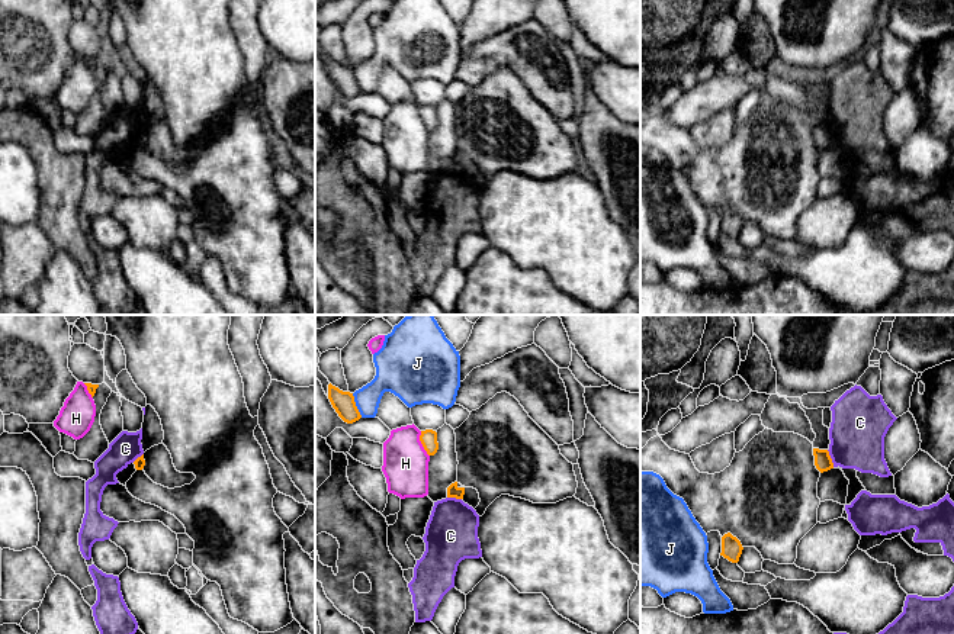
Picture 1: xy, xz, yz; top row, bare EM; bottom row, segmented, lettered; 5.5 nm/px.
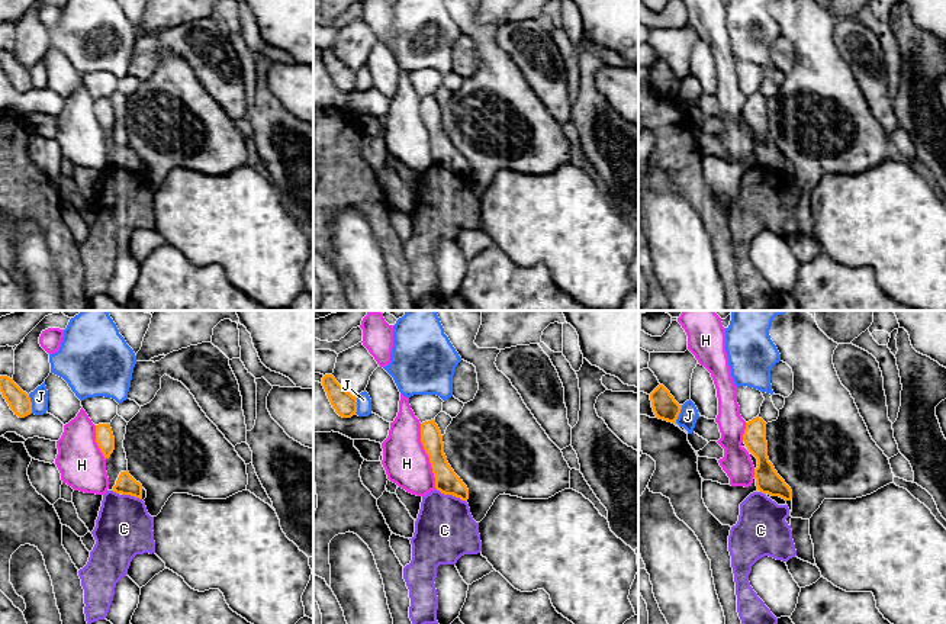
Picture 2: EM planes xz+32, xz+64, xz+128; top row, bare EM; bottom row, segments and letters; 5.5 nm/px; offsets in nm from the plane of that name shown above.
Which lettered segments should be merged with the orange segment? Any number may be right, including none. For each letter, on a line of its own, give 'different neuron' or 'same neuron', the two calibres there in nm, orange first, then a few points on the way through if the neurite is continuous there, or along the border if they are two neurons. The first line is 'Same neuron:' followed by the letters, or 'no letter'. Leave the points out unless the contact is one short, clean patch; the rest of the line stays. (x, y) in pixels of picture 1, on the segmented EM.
Same neuron: no letter
C: different neuron; 100 nm thick on the orange side, 300 nm on the other; border along yz (826, 450), (834, 466)
H: different neuron; 100 nm thick on the orange side, 260 nm on the other
J: different neuron; 120 nm thick on the orange side, 160 nm on the other

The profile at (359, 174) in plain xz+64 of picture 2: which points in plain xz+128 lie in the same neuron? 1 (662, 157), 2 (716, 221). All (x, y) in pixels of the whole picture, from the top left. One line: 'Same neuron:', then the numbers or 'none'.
Same neuron: 1, 2

